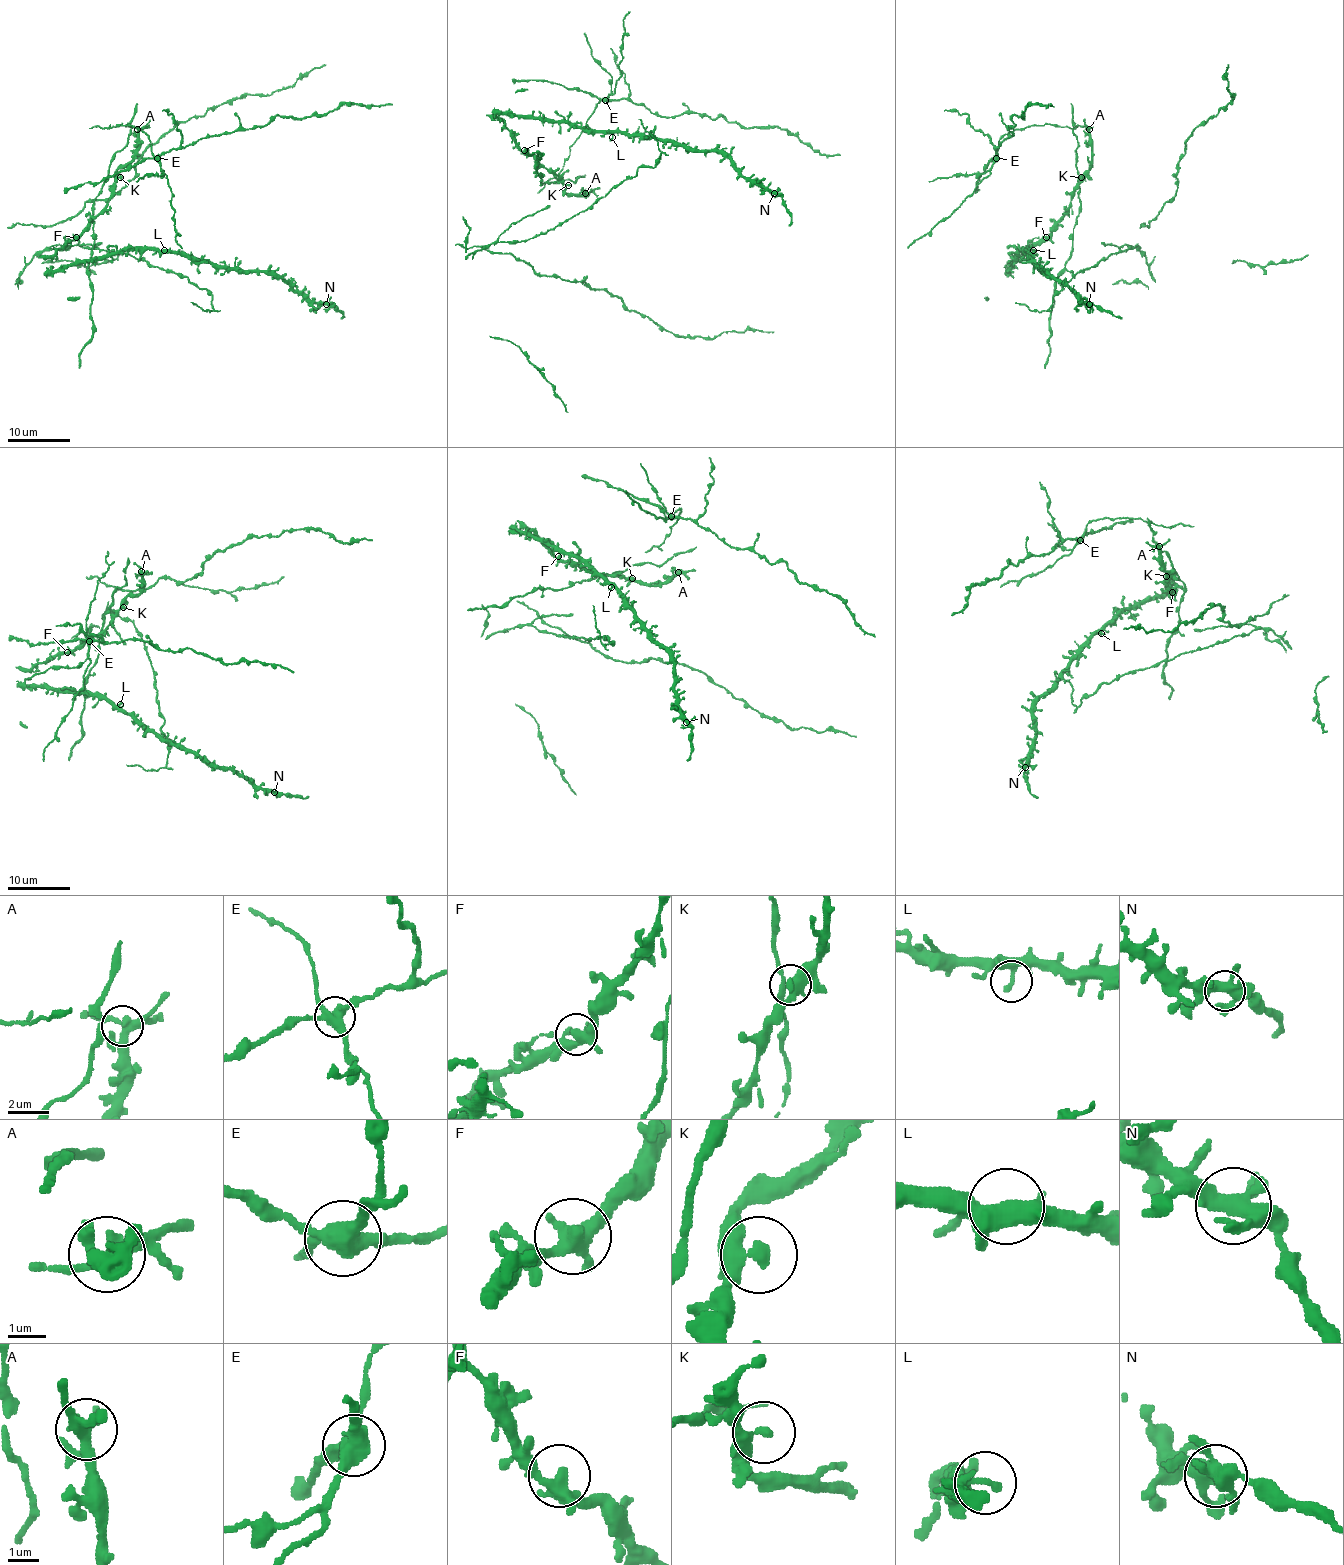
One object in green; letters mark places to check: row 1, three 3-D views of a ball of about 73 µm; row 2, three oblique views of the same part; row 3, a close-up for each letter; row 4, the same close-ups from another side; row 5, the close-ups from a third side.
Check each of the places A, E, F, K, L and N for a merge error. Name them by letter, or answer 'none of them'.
E

